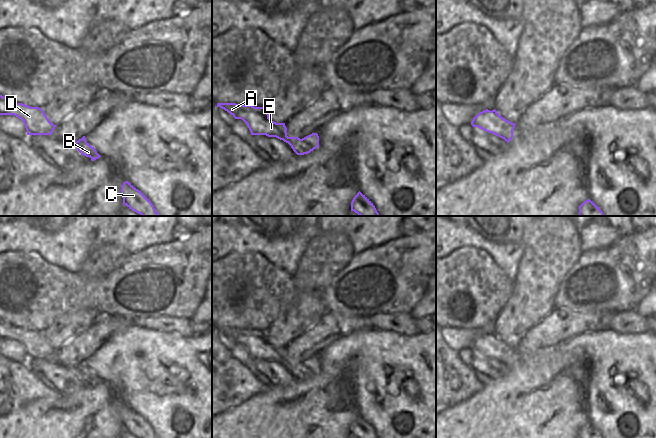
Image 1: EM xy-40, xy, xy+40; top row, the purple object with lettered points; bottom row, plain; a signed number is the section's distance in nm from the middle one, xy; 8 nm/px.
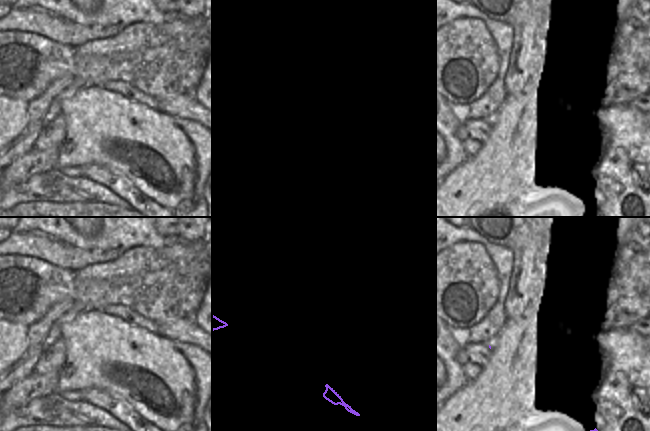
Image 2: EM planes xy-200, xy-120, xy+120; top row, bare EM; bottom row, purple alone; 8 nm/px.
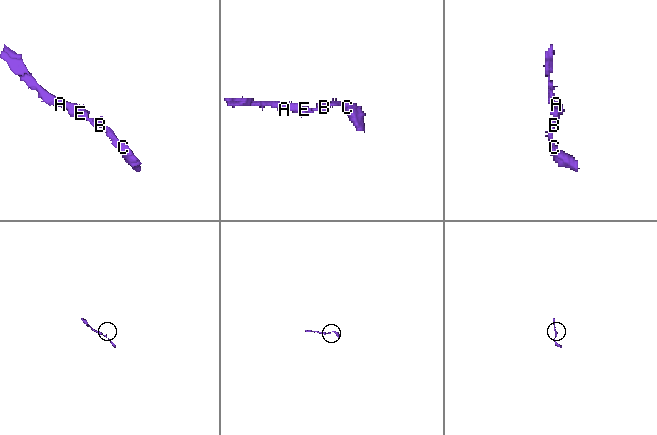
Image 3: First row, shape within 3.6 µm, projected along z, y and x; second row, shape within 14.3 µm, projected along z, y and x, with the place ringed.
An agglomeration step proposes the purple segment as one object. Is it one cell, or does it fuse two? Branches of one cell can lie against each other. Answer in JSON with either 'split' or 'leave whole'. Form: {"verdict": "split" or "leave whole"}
{"verdict": "leave whole"}

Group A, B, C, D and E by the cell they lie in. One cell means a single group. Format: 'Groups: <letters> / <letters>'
Groups: A B C D E

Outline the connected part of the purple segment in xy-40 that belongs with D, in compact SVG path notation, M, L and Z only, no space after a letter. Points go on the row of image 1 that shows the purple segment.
M0 95L0 115L18 117L25 124L27 135L51 135L56 127L41 108L16 103L2 95Z

